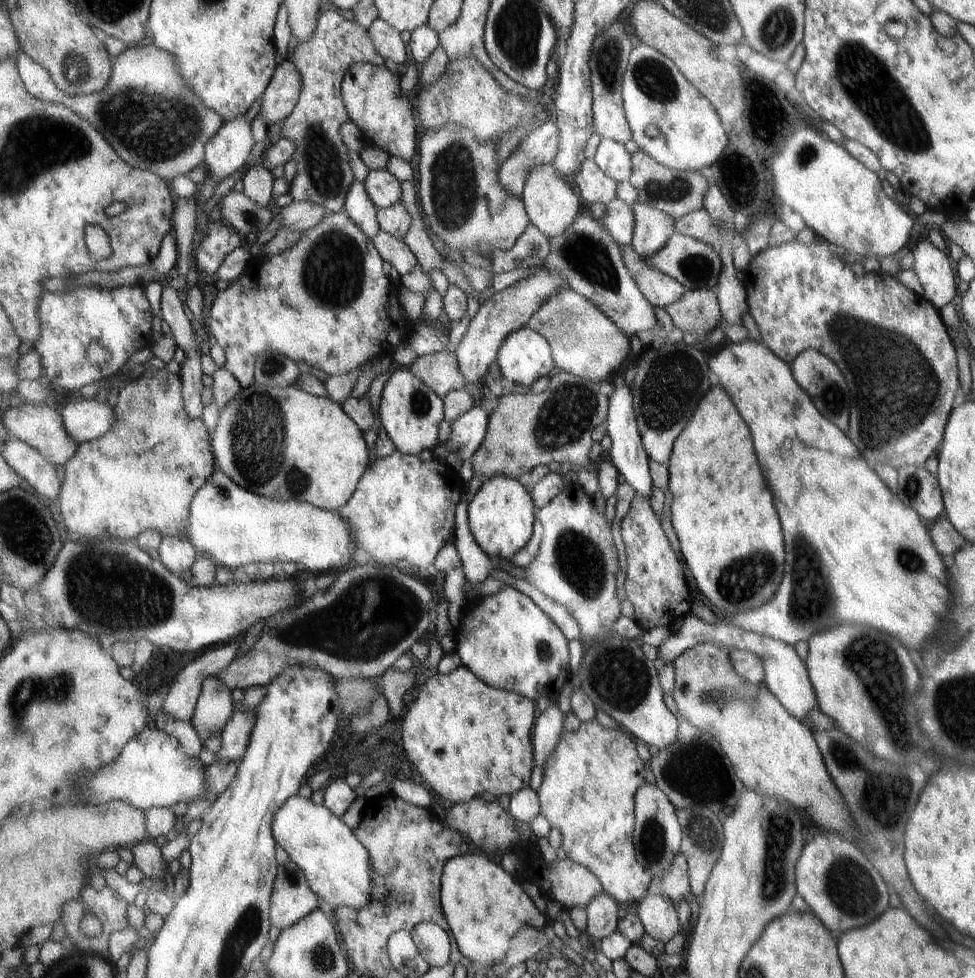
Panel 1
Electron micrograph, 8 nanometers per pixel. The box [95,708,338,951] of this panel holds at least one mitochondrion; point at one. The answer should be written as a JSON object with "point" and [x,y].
{"point":[291,878]}

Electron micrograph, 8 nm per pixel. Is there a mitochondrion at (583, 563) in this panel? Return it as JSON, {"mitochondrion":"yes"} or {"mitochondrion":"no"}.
{"mitochondrion":"yes"}

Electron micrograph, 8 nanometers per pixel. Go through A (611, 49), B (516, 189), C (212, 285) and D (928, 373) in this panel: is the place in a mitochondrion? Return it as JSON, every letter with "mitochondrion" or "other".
{"A":"mitochondrion","B":"other","C":"other","D":"mitochondrion"}

